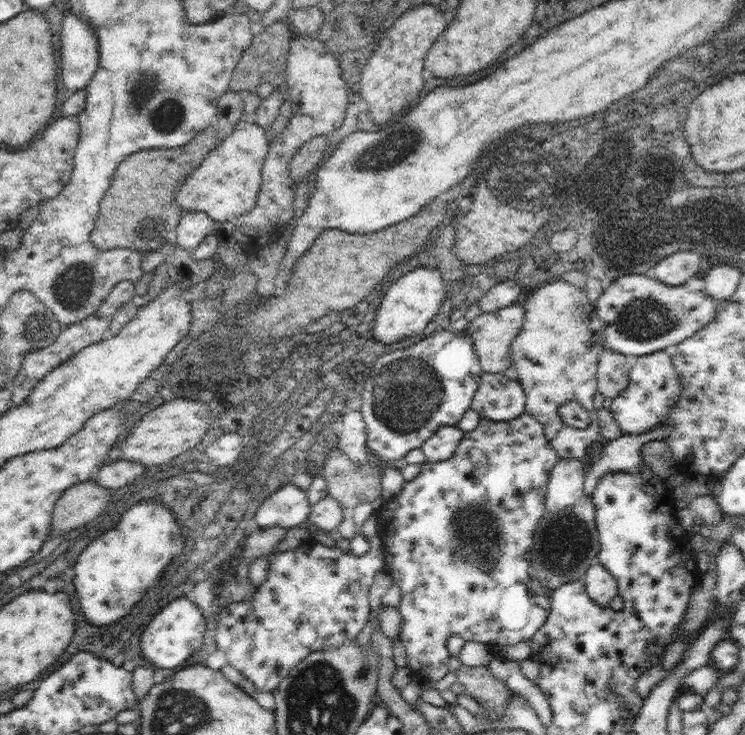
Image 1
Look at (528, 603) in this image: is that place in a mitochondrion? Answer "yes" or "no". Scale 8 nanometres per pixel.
no

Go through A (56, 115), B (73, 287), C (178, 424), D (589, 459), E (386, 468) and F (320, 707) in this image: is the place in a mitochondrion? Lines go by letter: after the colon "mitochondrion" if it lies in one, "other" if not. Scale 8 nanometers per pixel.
A: other
B: mitochondrion
C: other
D: other
E: other
F: mitochondrion

